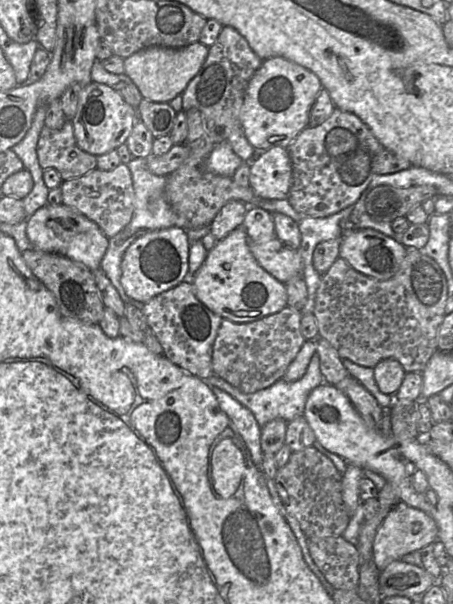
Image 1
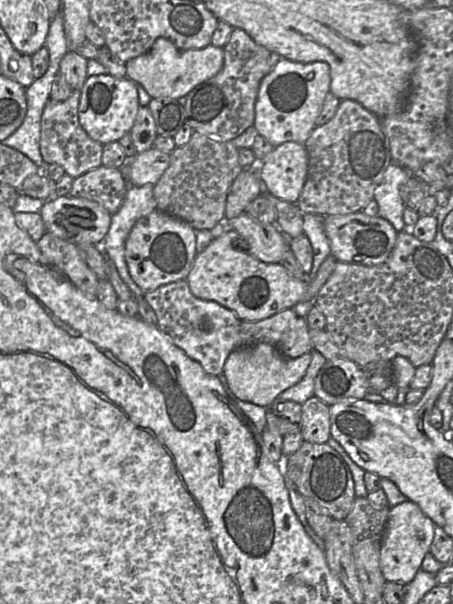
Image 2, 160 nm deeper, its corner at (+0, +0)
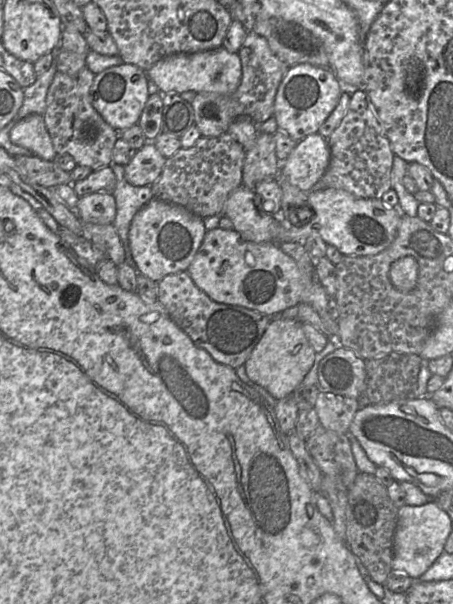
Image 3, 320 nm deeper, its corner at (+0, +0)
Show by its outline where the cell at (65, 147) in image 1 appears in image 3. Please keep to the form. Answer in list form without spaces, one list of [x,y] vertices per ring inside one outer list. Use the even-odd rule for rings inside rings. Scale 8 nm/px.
[[[87,67],[82,68],[74,75],[67,75],[57,71],[47,92],[46,110],[43,115],[45,126],[56,154],[69,154],[73,157],[77,165],[87,166],[91,168],[92,171],[111,166],[112,150],[119,137],[119,131],[116,131],[106,123],[92,106],[90,89],[94,78],[95,74]]]

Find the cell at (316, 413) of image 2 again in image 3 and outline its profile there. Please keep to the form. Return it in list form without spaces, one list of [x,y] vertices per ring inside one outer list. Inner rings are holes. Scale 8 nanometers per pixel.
[[[324,391],[319,392],[314,405],[320,425],[341,434],[349,433],[350,424],[360,407],[357,398]]]

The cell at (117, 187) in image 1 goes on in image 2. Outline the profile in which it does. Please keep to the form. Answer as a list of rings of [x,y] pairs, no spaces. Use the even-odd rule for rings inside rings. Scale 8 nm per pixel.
[[[100,165],[74,178],[68,195],[96,202],[112,215],[124,201],[126,186],[119,168]]]

